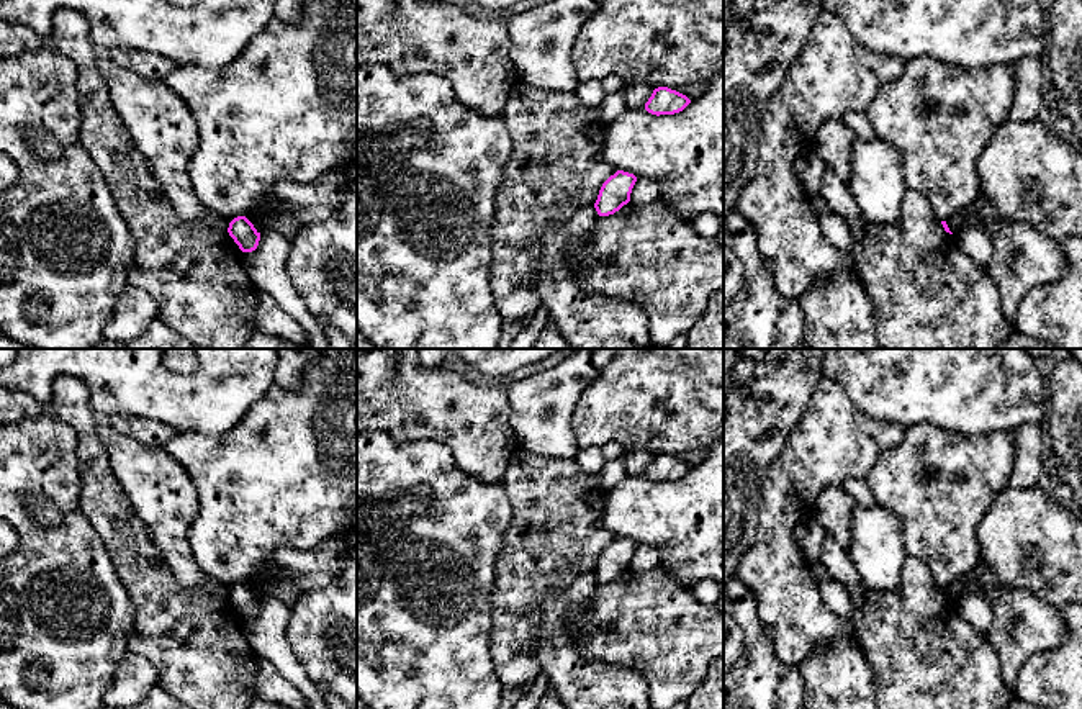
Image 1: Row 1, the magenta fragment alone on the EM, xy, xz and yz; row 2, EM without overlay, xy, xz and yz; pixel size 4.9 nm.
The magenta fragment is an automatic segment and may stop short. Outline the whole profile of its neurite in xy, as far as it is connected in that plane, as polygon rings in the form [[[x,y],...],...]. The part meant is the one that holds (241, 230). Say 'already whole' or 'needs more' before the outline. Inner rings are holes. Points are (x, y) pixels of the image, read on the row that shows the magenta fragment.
already whole; [[[246,216],[234,218],[229,223],[228,233],[242,252],[252,252],[259,246],[260,233]]]

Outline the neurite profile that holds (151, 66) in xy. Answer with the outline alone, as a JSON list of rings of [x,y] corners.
[[[111,47],[110,59],[123,69],[129,69],[147,80],[162,80],[177,65],[159,54],[128,47]]]

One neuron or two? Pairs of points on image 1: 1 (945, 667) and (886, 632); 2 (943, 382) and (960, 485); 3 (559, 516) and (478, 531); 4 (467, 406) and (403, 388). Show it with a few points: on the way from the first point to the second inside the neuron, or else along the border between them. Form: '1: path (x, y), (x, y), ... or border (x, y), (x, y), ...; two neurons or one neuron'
1: path (930, 660), (920, 650), (912, 650), (901, 639); one neuron
2: border (914, 424), (932, 423), (963, 434), (991, 433); two neurons
3: border (504, 488), (511, 521), (496, 564); two neurons
4: path (450, 400), (419, 400); one neuron

